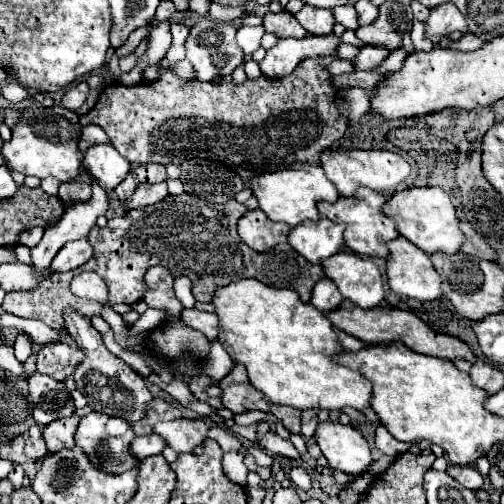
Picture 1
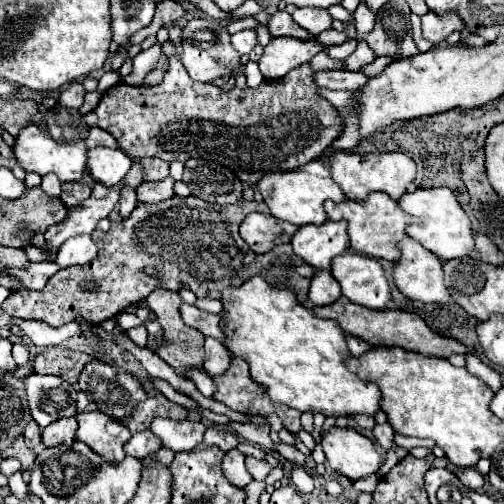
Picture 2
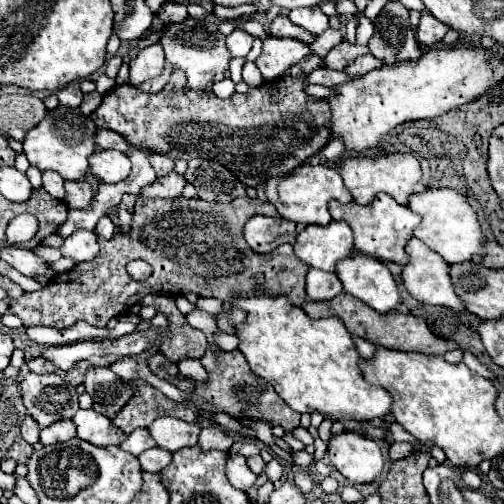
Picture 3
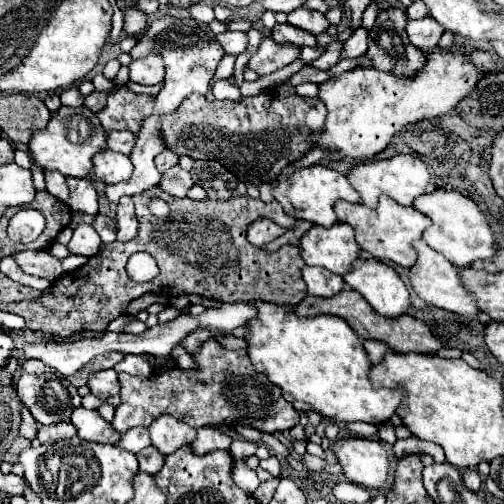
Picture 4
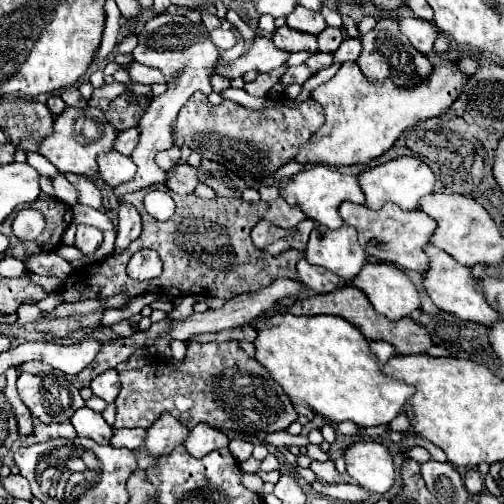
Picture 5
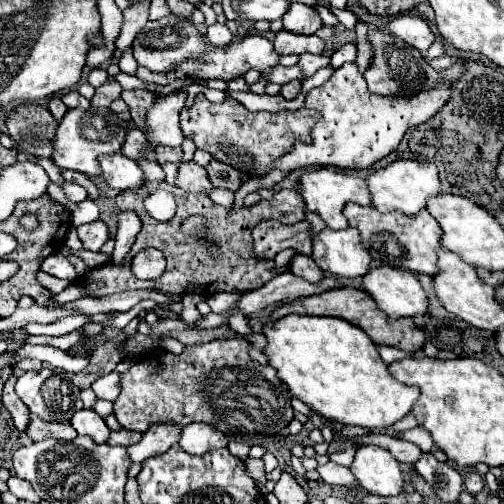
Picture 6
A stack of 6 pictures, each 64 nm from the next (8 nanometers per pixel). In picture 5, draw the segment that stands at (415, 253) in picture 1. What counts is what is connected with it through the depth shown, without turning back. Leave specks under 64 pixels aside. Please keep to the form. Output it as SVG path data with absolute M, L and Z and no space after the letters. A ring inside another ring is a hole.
M424 246L424 252L428 254L428 268L422 272L422 286L426 290L426 294L430 296L430 300L444 312L456 314L462 320L472 320L478 324L486 324L492 326L492 322L502 320L500 314L496 314L494 308L490 308L480 292L480 286L476 284L470 268L458 264L456 260L452 260L452 256L448 256L446 252L440 252L436 246Z

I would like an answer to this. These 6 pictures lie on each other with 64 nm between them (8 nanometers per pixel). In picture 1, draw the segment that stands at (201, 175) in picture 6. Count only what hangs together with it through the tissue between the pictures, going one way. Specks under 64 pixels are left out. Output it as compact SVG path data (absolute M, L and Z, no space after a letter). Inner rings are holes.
M158 182L158 184L138 184L138 188L134 190L134 194L128 198L126 208L128 210L134 210L134 208L140 208L140 206L156 204L166 194L168 194L166 182Z

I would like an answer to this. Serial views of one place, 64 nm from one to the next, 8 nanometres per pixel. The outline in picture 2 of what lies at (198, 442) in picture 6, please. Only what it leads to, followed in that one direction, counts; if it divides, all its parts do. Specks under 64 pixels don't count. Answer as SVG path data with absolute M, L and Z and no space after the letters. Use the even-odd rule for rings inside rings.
M210 426L204 434L204 444L218 446L222 452L230 452L238 446L238 436L220 426Z

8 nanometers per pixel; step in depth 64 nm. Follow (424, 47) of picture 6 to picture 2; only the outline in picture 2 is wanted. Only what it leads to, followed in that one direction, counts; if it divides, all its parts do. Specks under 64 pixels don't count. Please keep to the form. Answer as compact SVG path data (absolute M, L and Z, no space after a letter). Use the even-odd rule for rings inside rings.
M428 12L422 16L422 34L432 44L440 44L446 40L448 34L454 30L464 30L464 22L460 20L458 12L446 12L444 16L436 12Z

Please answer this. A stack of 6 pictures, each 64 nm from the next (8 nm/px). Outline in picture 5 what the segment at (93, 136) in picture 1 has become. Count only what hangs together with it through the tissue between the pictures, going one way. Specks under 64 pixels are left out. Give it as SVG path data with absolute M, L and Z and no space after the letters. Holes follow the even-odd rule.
M130 128L130 130L118 132L116 142L114 142L114 150L124 154L124 156L130 156L132 150L136 148L136 140L138 140L138 128Z

